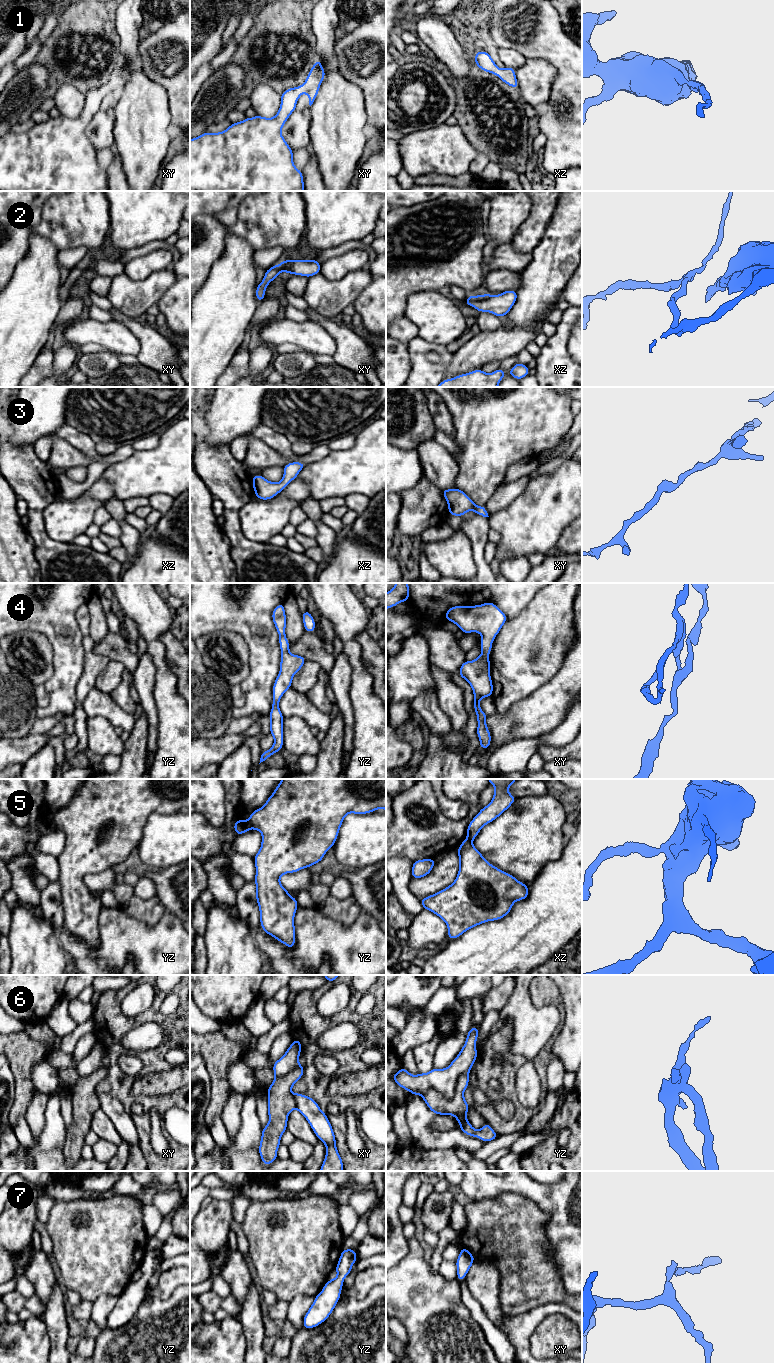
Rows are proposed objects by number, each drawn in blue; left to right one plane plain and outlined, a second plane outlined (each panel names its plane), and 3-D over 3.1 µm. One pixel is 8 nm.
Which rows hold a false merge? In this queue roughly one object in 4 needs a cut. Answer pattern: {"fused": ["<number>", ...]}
{"fused": ["5", "6"]}

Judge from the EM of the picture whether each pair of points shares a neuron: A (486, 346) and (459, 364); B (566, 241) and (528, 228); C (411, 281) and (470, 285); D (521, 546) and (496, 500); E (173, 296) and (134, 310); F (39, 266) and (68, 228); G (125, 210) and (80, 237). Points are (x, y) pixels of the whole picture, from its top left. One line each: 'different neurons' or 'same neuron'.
A: same neuron
B: different neurons
C: same neuron
D: different neurons
E: different neurons
F: different neurons
G: different neurons

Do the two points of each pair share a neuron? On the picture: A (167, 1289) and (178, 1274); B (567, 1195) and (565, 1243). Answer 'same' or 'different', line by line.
A: same
B: same

